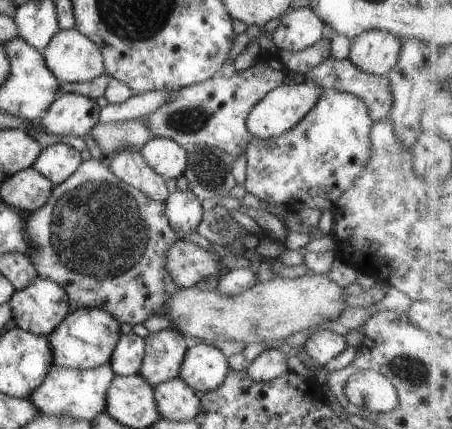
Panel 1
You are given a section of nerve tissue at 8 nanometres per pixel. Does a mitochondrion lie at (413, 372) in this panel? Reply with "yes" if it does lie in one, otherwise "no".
yes

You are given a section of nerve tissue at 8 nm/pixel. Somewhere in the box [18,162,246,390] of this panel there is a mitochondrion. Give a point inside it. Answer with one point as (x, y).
(98, 231)

